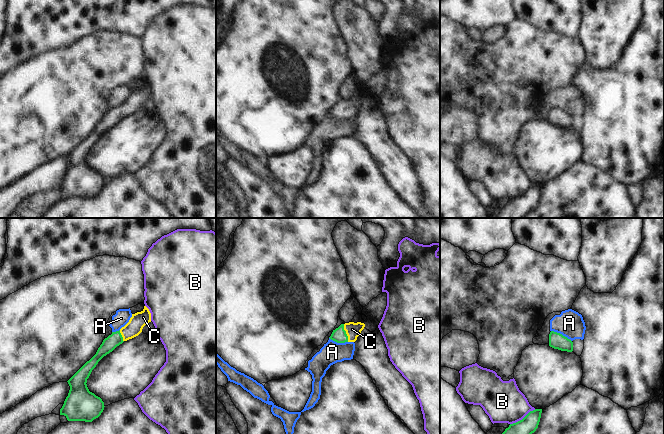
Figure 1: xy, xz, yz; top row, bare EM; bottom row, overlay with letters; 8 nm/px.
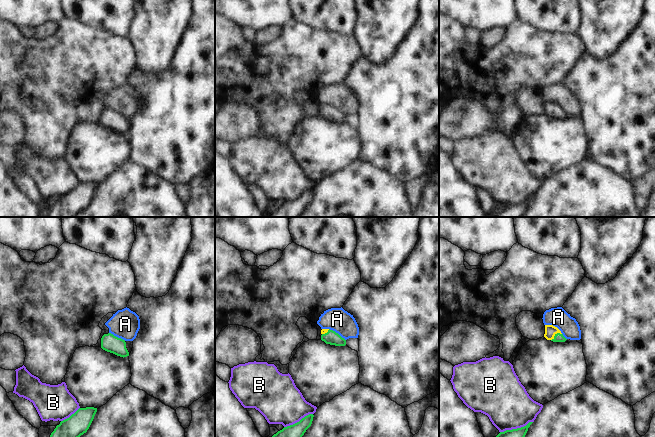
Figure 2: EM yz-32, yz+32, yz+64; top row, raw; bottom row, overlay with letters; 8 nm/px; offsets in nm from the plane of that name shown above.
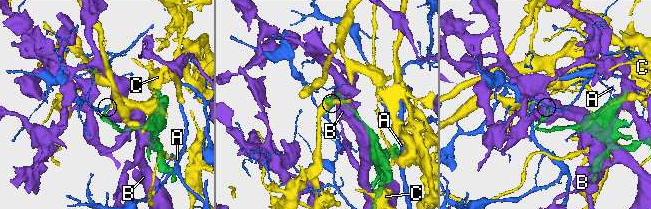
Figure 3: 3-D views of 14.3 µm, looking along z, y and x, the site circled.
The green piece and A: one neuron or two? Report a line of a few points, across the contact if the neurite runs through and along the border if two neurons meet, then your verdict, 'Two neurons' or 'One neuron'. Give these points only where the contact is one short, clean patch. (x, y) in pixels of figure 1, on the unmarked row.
Line: yz (551, 106), (561, 109), (571, 117). Two neurons.

